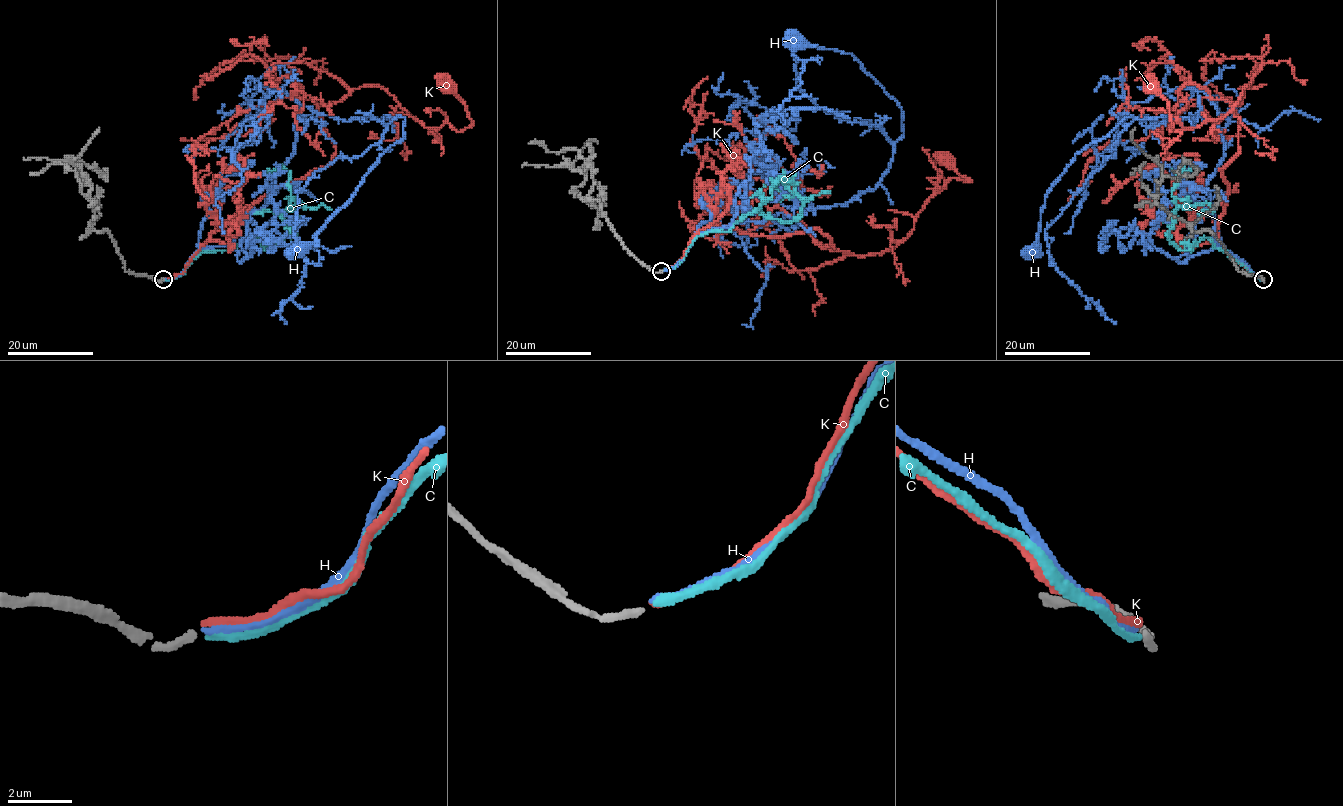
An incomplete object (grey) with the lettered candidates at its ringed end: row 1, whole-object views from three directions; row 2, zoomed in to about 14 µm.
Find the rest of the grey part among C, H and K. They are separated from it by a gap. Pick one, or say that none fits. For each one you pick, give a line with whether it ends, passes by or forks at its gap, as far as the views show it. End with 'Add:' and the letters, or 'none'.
K: It ends there
Add: K

